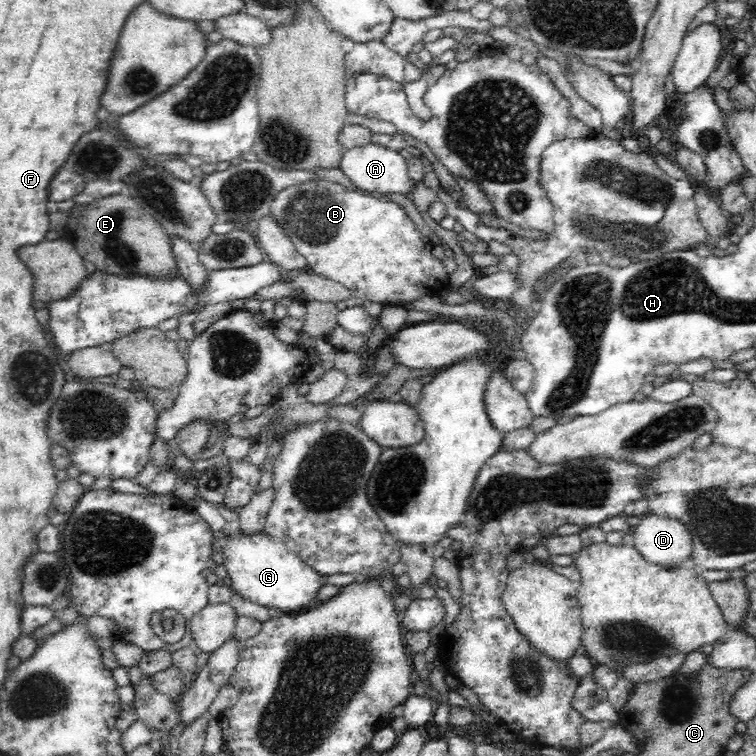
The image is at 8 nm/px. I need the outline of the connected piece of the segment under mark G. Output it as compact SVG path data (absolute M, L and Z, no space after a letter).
M263 532L256 534L229 533L226 544L216 543L232 580L232 588L244 598L260 606L280 608L284 612L303 612L314 607L314 596L325 584L325 578L308 566L282 541Z

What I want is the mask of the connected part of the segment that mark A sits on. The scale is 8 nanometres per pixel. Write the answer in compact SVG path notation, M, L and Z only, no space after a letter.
M366 143L366 146L355 146L347 149L341 158L342 172L352 180L362 192L379 192L380 194L408 194L412 192L415 182L407 171L407 159L397 150L378 146L377 143Z

